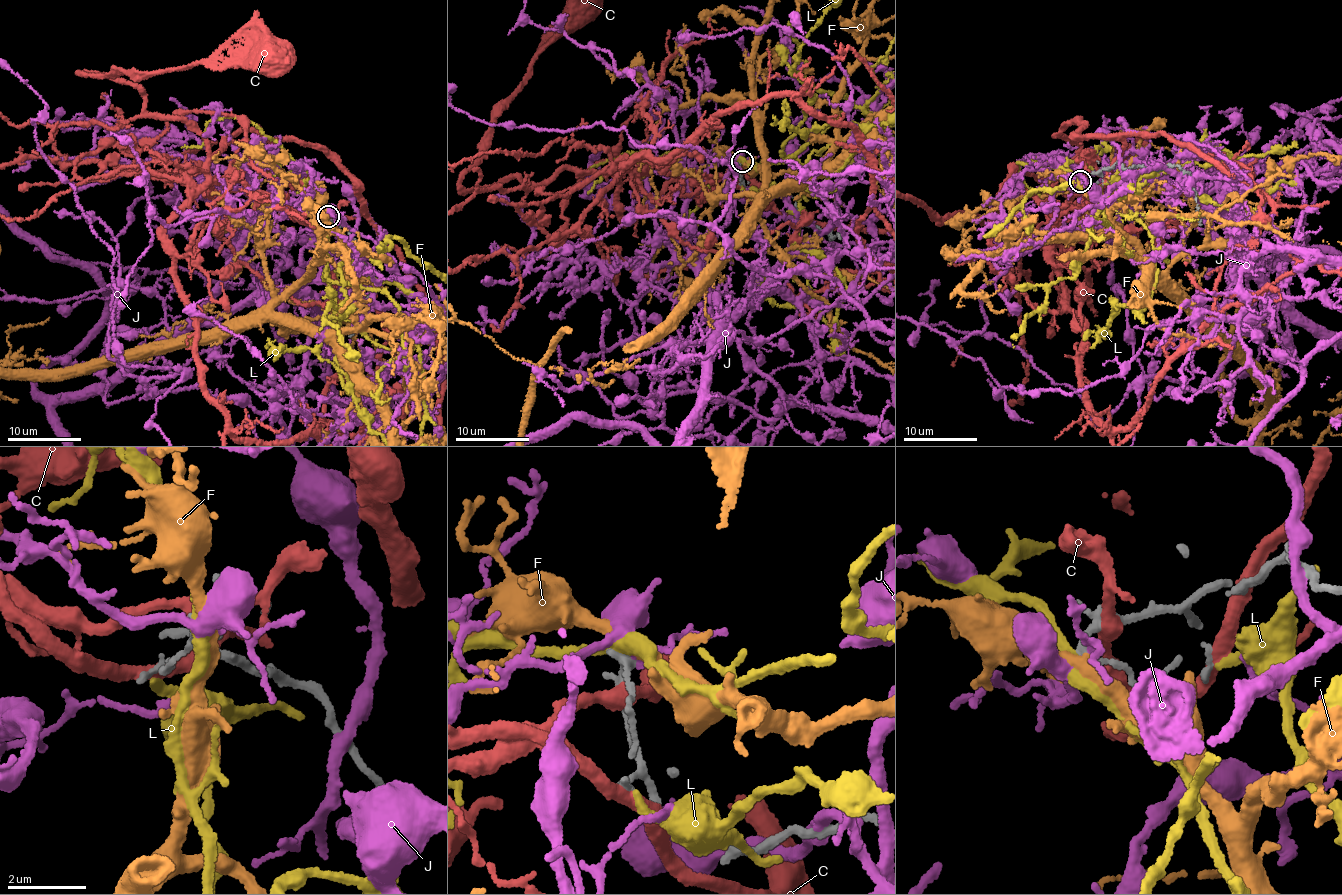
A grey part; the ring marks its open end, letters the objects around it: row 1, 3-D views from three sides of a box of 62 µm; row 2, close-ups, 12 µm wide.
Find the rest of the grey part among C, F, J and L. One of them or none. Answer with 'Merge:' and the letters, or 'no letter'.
Merge: F

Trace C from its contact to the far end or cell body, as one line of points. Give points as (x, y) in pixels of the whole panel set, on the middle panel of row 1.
C: (740, 169), (563, 168), (530, 186), (508, 175), (463, 188), (501, 102), (581, 11)

